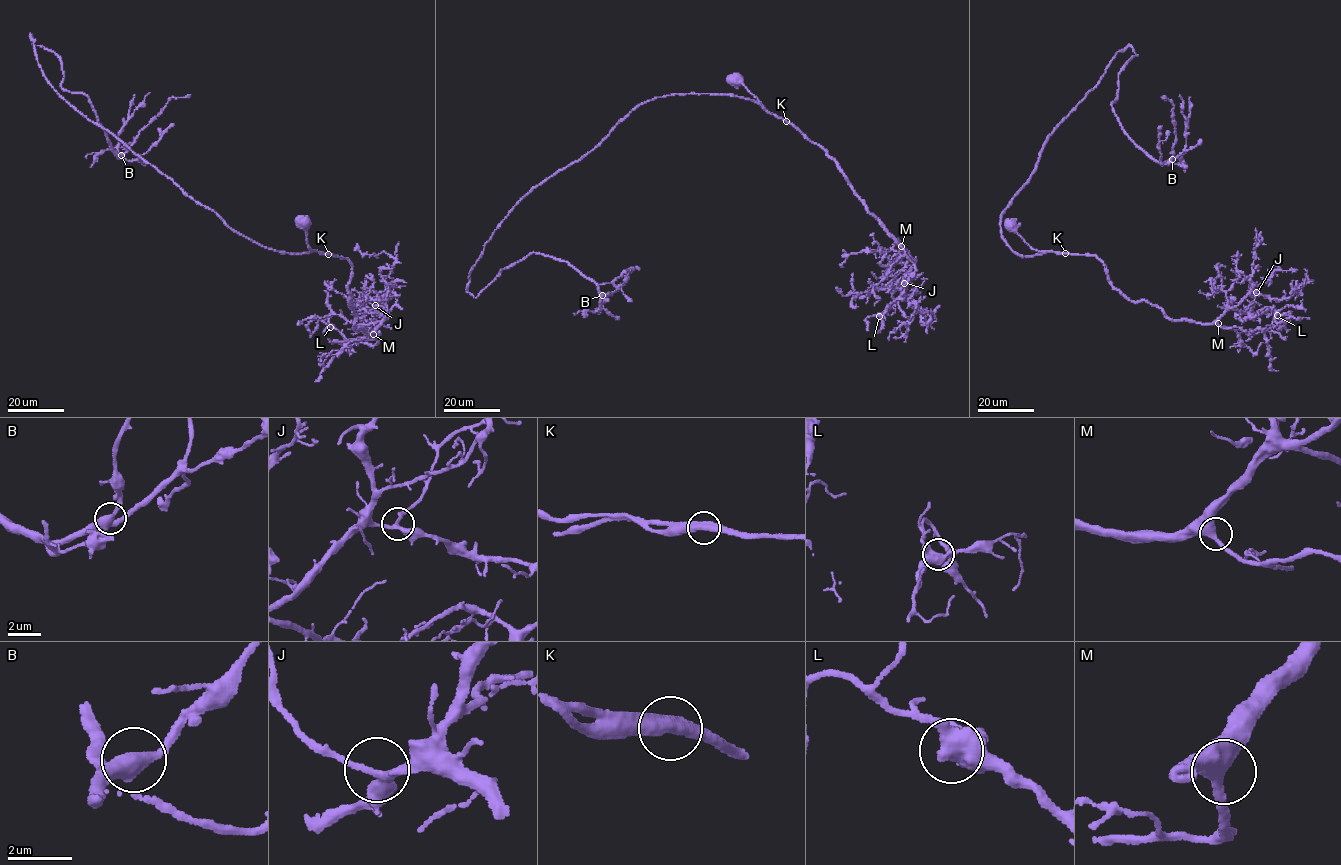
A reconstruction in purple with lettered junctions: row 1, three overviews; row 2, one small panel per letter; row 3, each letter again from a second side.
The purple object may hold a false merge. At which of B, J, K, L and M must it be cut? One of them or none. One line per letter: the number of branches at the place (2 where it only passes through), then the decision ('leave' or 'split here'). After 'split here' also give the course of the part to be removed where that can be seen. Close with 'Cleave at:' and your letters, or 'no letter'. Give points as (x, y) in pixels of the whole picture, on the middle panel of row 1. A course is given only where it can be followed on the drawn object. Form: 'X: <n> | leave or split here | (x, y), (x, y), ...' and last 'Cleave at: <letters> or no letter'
B: 3 | leave
J: 3 | leave
K: 2 | leave
L: 3 | leave
M: 2 | leave
Cleave at: no letter

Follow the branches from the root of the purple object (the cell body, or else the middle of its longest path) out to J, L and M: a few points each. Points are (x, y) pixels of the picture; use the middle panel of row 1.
J: (735, 80), (768, 112), (790, 122), (826, 150), (868, 211), (912, 258), (904, 283)
L: (735, 80), (768, 112), (790, 122), (826, 150), (853, 192), (915, 266), (902, 298), (879, 316)
M: (735, 80), (743, 84), (768, 112), (790, 122), (809, 140), (826, 150), (853, 192), (901, 246)

